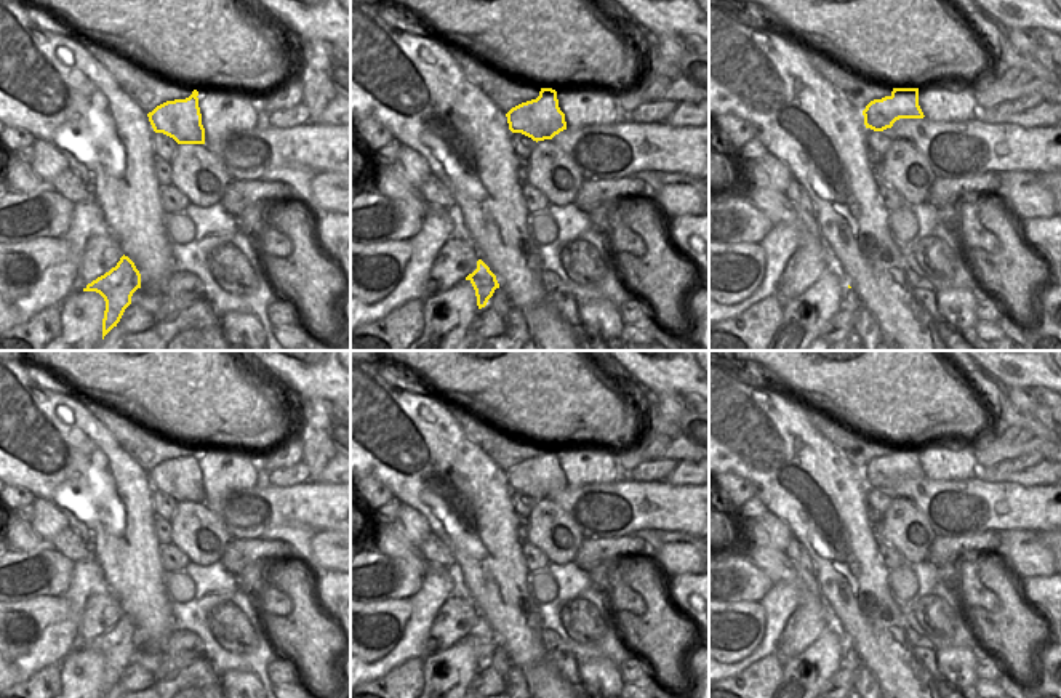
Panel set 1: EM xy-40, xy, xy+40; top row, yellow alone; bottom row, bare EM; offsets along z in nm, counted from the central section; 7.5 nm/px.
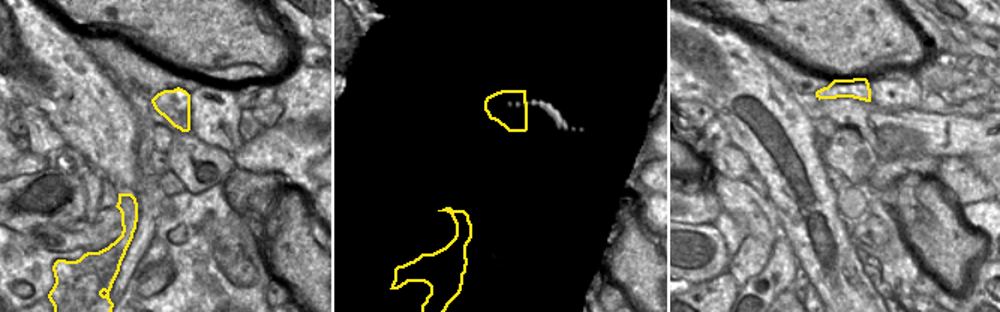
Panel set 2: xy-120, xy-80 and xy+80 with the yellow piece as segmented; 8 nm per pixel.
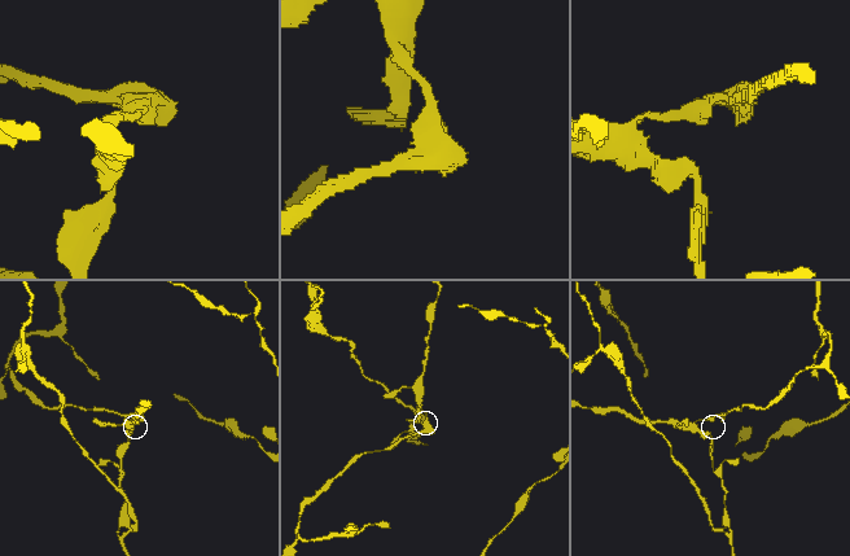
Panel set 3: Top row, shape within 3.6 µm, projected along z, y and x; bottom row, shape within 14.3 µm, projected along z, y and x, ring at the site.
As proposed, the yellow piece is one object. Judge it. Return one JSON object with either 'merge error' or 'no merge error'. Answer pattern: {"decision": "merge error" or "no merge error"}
{"decision": "merge error"}

